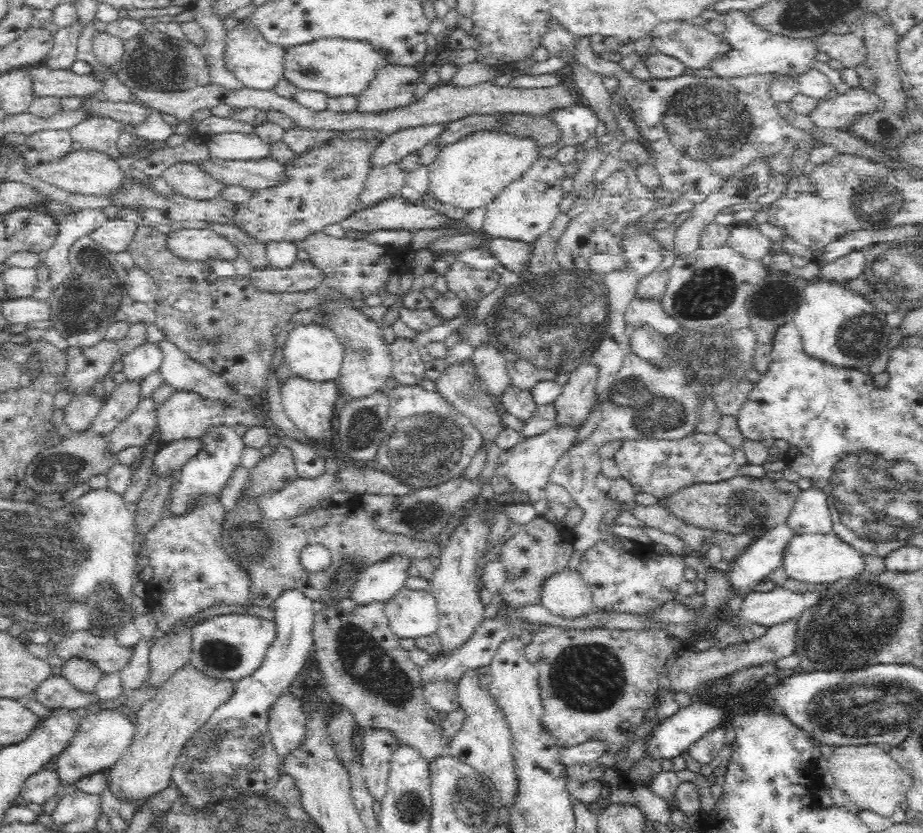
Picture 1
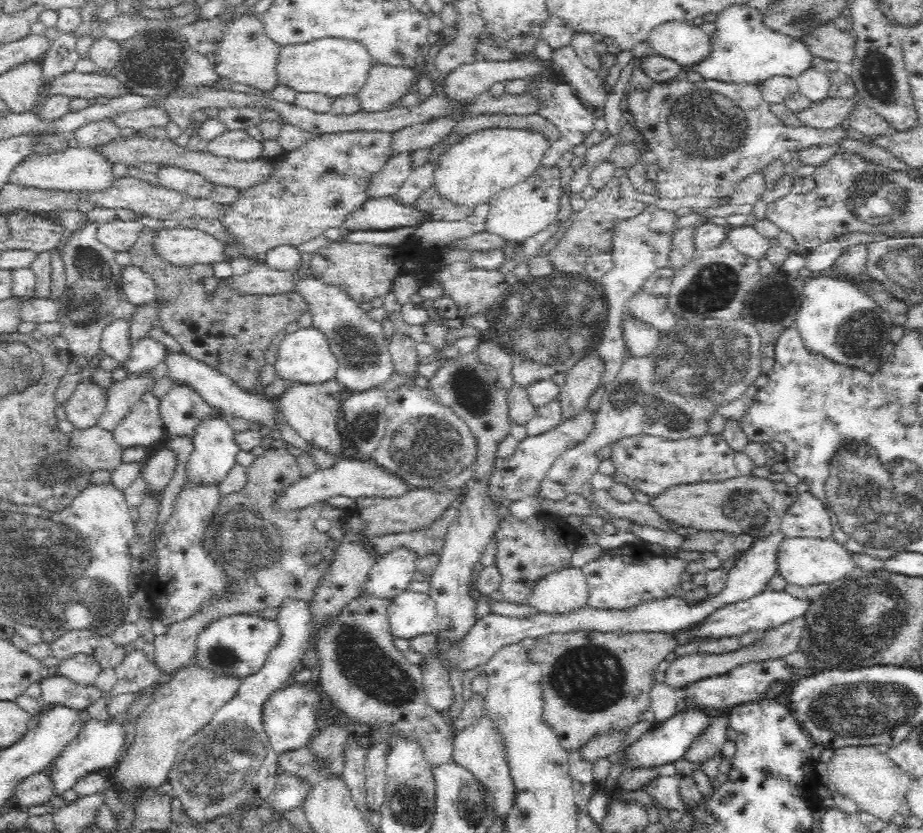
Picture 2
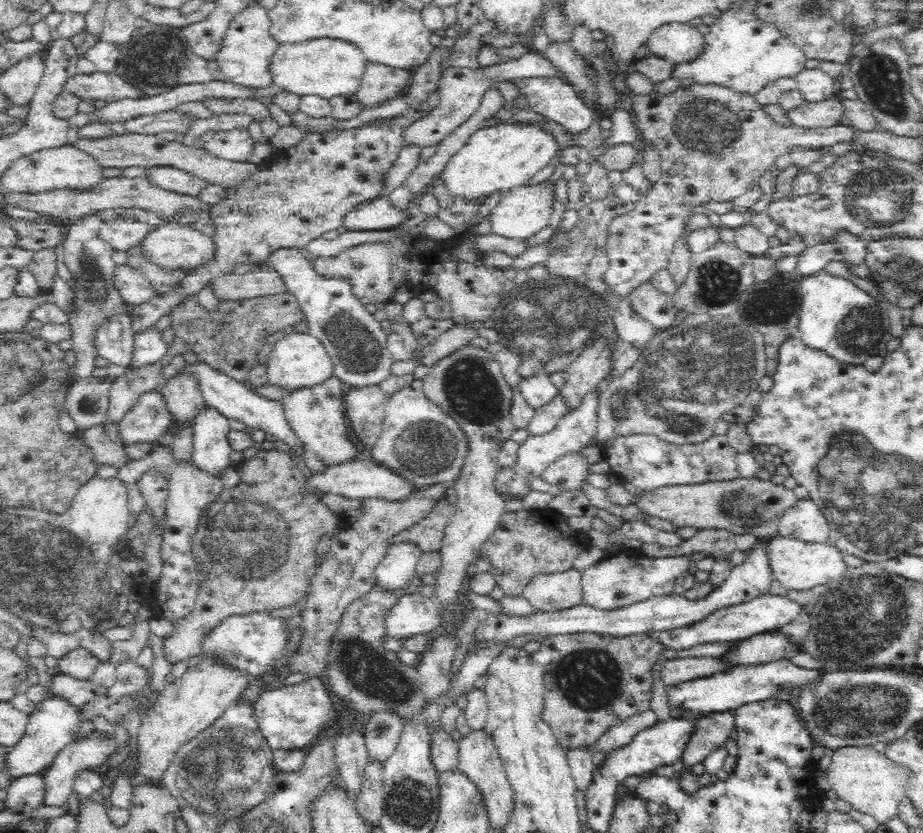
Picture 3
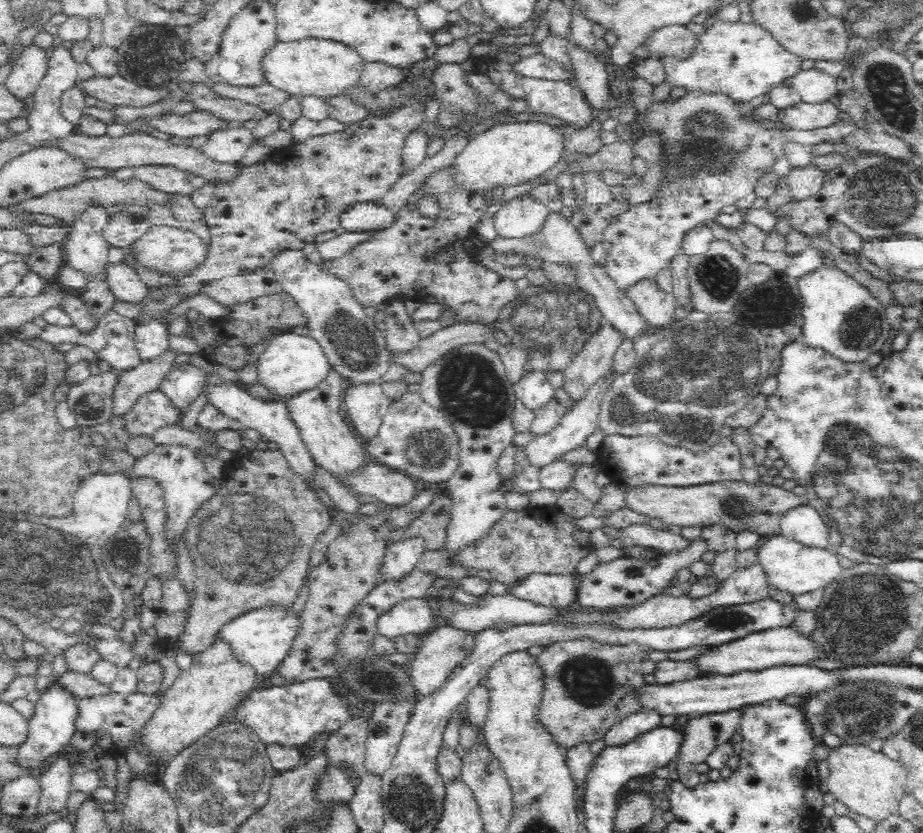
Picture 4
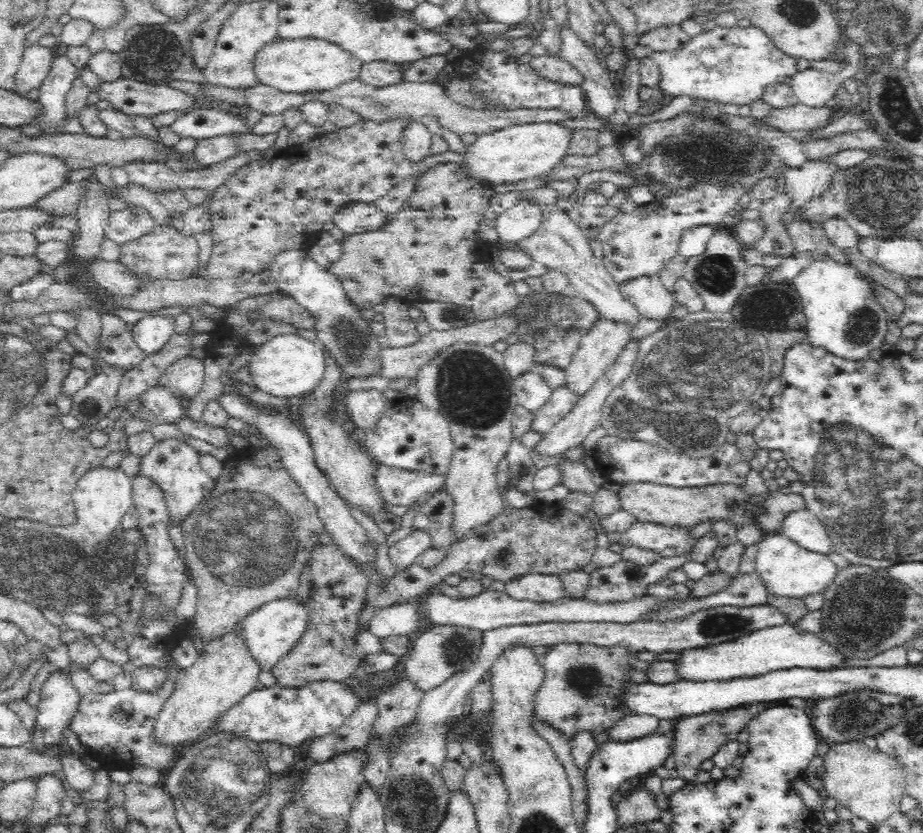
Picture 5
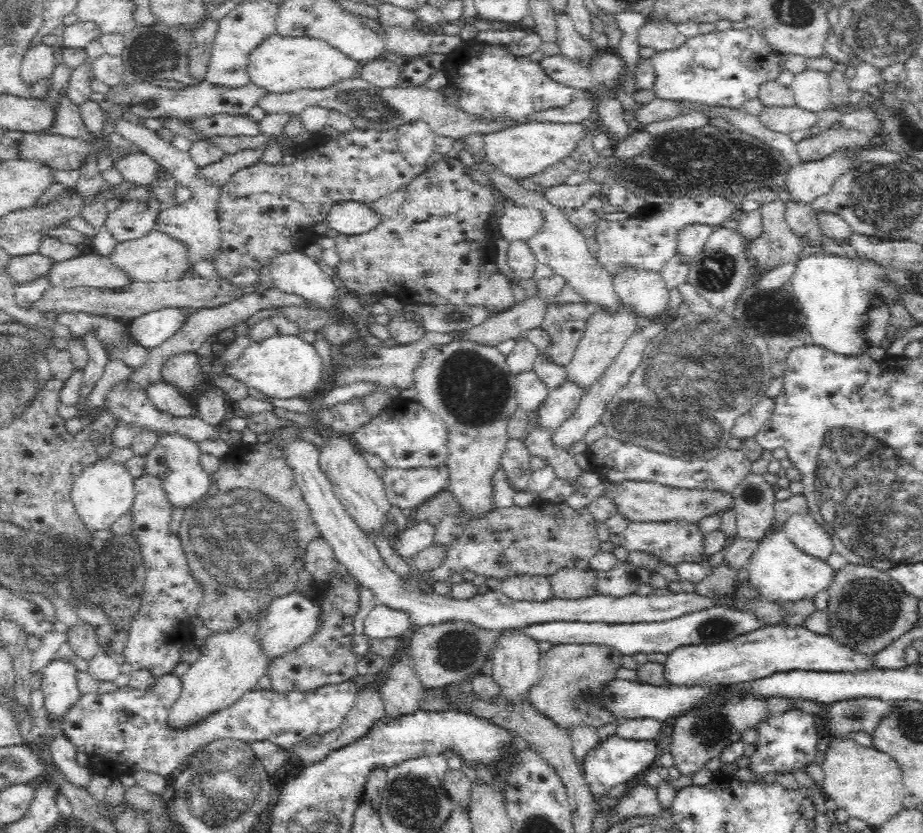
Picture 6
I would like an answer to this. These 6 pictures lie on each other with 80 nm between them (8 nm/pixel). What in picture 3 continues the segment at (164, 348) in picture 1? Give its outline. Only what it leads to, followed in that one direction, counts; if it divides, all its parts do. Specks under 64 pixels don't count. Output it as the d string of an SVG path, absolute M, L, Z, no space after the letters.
M196 362L196 364L186 364L178 370L177 375L192 375L193 382L196 382L200 393L203 395L204 401L209 408L212 408L227 419L234 418L243 422L248 429L261 429L266 433L275 435L279 440L293 447L293 450L299 454L297 450L299 438L290 428L290 425L284 419L283 407L278 400L268 400L264 396L258 396L253 388L244 386L237 380L224 375L219 371L213 370L208 364Z

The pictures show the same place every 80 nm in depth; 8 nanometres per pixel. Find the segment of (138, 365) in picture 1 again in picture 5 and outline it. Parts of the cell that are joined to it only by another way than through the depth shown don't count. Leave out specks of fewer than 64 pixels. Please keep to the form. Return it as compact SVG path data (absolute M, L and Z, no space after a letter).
M147 316L133 326L133 338L138 349L145 355L160 353L175 335L174 319L163 316Z

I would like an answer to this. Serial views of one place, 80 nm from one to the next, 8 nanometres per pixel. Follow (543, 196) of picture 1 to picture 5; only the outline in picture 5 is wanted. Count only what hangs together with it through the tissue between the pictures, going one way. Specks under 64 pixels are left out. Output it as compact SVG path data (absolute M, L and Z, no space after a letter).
M528 196L520 198L496 218L498 243L518 242L538 230L543 219L543 207L531 202Z

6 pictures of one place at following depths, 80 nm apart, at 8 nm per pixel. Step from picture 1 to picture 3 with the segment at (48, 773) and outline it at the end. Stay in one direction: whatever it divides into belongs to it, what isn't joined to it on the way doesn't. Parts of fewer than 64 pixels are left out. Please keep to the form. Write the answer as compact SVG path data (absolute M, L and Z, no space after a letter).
M43 773L17 778L7 790L4 809L29 817L33 809L38 809L46 800L46 783Z

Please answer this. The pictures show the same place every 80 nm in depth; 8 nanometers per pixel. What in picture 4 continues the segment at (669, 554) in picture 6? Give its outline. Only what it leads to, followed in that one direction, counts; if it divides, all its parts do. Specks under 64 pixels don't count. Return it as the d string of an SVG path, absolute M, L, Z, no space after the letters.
M628 524L619 529L620 544L659 549L664 554L683 551L691 541L682 537L678 530L656 530L645 524Z

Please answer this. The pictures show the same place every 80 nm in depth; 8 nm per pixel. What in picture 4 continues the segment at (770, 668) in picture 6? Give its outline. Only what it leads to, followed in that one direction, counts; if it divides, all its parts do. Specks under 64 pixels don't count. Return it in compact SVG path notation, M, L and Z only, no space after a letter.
M790 627L770 629L757 632L740 640L721 644L713 651L707 652L703 657L698 657L701 668L708 668L710 674L728 674L740 672L743 669L762 669L780 664L806 665L809 661L818 659L814 652L814 645L806 635L798 635Z

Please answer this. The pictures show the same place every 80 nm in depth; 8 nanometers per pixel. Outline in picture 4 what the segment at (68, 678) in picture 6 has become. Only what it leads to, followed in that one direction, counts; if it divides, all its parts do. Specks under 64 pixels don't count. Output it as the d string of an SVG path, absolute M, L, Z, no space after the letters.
M50 684L42 693L35 704L34 714L29 718L26 740L22 740L22 744L16 747L14 766L18 766L18 770L39 773L52 760L53 754L60 753L69 746L70 738L77 730L77 703L68 691L62 691L56 684Z

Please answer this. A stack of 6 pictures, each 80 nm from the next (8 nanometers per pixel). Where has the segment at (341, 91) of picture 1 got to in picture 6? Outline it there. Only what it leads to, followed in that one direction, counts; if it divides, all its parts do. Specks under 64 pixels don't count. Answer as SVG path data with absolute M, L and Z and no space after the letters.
M278 33L263 40L253 50L248 63L252 83L265 90L280 93L328 88L341 80L351 79L360 66L360 62L352 60L346 53L324 40L310 37L286 38Z

